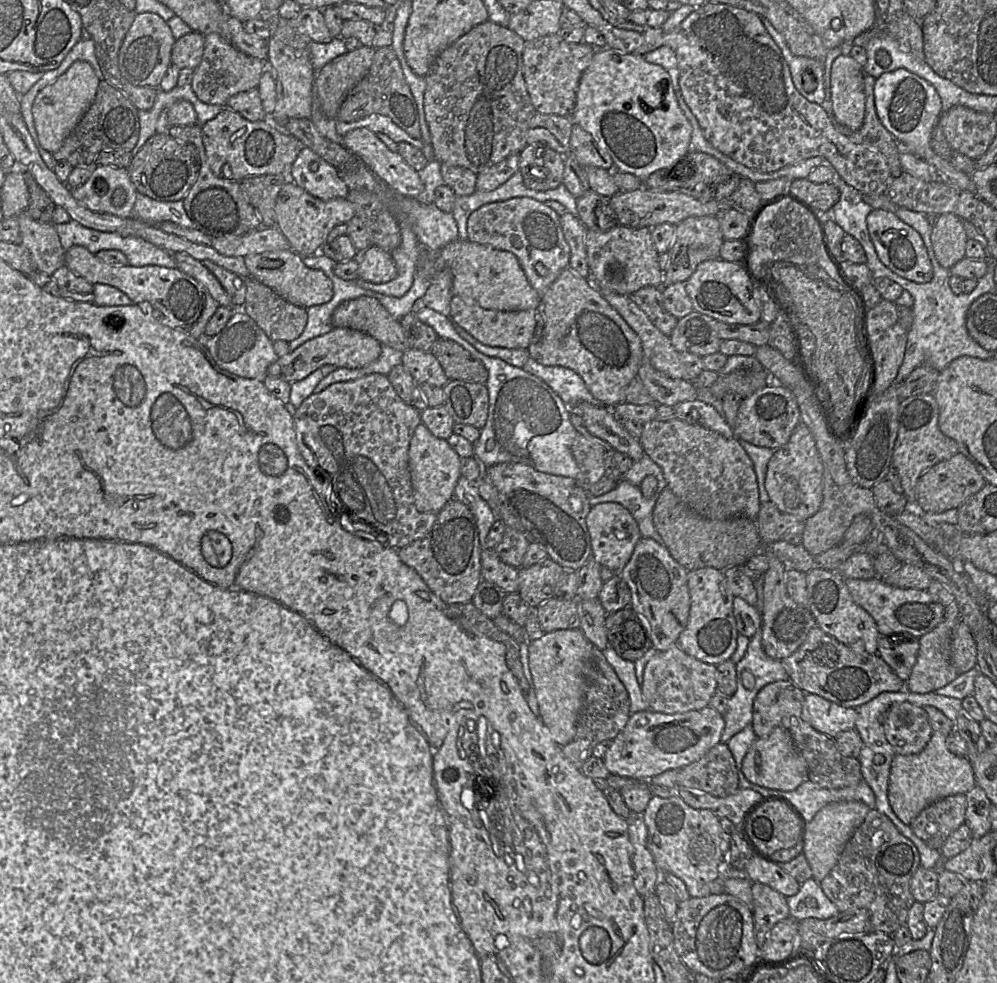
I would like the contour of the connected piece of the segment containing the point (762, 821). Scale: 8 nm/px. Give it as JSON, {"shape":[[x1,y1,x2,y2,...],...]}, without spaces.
{"shape":[[773,799,751,815,746,830,761,851,774,854,796,846,800,827,801,817,793,806]]}

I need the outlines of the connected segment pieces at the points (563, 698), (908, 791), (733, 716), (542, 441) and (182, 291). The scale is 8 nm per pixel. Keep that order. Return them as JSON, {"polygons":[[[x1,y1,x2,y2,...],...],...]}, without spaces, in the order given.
{"polygons":[[[579,628,555,630,529,642,528,663,540,718,560,746,568,744,575,736,577,716,583,703,584,667,592,662,593,648]],[[934,731,920,753,895,754,891,761,888,801,895,815,906,825,935,801,956,794,966,794,976,785,970,761,966,757,954,755,947,749,947,735]],[[736,670,737,689,729,697,728,707,724,717,724,730,721,735,721,742,727,743,735,734,751,725,753,702,756,697,756,689,747,689,739,671]],[[463,340,459,345,482,361,489,373,485,383,489,392,488,417,478,440,473,443,473,456,486,466,522,463,544,473,576,479,580,470,571,446,580,433,571,423,571,408,539,377,504,360,487,356]],[[74,245,66,251,65,265,92,285,101,283,113,286,125,293,133,304,157,309,161,312,161,318,157,319,159,322,192,336,202,345,206,346,210,339,205,334,205,328,219,304,204,286,178,268,158,265,142,267,110,265,102,262,95,254,80,245]]]}

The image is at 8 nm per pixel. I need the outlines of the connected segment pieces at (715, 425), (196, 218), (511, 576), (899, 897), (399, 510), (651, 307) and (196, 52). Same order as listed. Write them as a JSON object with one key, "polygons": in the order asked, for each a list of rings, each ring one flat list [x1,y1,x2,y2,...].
{"polygons":[[[685,401,673,407,675,418,691,424,698,424,727,439,734,438,732,428,725,419,710,405,699,401]],[[196,123,190,126,170,126,168,133,177,141,183,141,185,143,193,144,200,155,201,167,199,170,197,180,183,199,185,211,188,217,196,224,196,229,208,235,211,238,219,238,238,237,261,228,262,220,257,211,254,209,254,207,243,195,240,187,240,182,219,178,212,173,208,165,205,147,203,144,202,125]],[[494,549,481,552,481,578,496,584,506,593,517,593,518,569,505,564]],[[874,808,855,829,836,865,819,884,839,912,864,908,870,913,871,931,892,935,906,924,908,911,915,902,909,882,919,867,915,845]],[[370,374,368,376,347,382,334,383,320,393,307,397,293,415,293,424,298,450,306,464,322,478,324,483,324,499,329,503,329,510,339,520,341,513,352,514,353,521,361,521,387,536,387,546,401,549,412,542,425,537,432,529,437,514,423,513,417,510,414,502,414,492,411,483,411,475,408,464,408,450,411,438,416,427,421,424,421,412,412,405,403,402,396,394,388,380,387,375]],[[645,286,630,297,662,333,670,336,678,319,665,309,660,287]],[[192,31,178,39,171,52,171,65,180,71,183,69,196,69,203,57,205,48,204,35]]]}

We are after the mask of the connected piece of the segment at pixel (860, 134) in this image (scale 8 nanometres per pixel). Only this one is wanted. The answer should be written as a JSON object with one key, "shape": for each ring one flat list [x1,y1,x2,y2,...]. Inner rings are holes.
{"shape":[[864,74,865,117,858,130,851,130,831,118,834,128,855,144,863,145,880,152,888,162,894,176,902,173,900,162,901,143,883,126,875,106,874,85,876,78]]}

